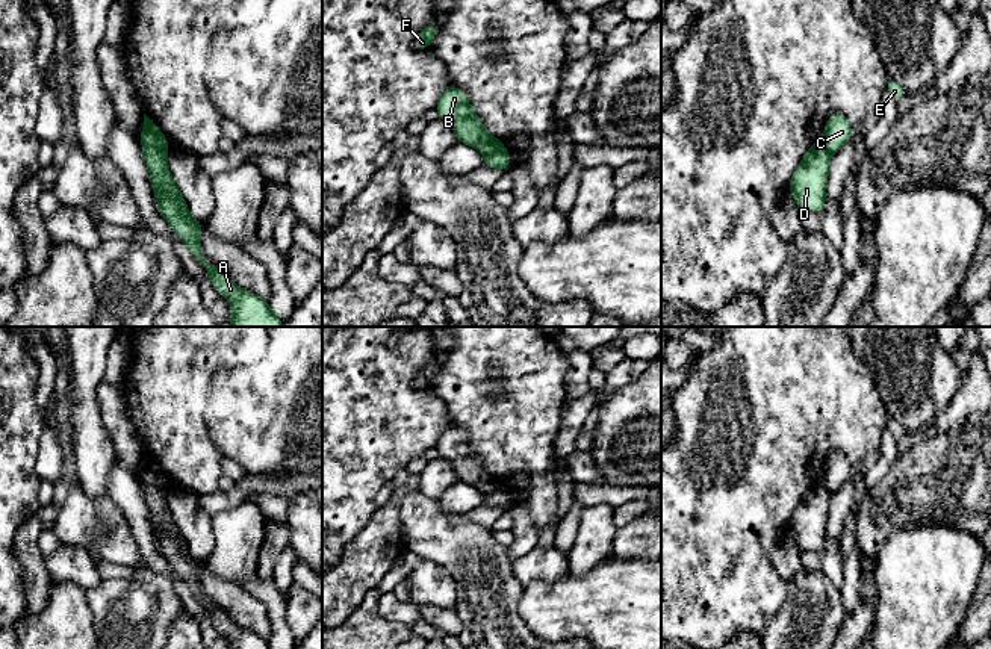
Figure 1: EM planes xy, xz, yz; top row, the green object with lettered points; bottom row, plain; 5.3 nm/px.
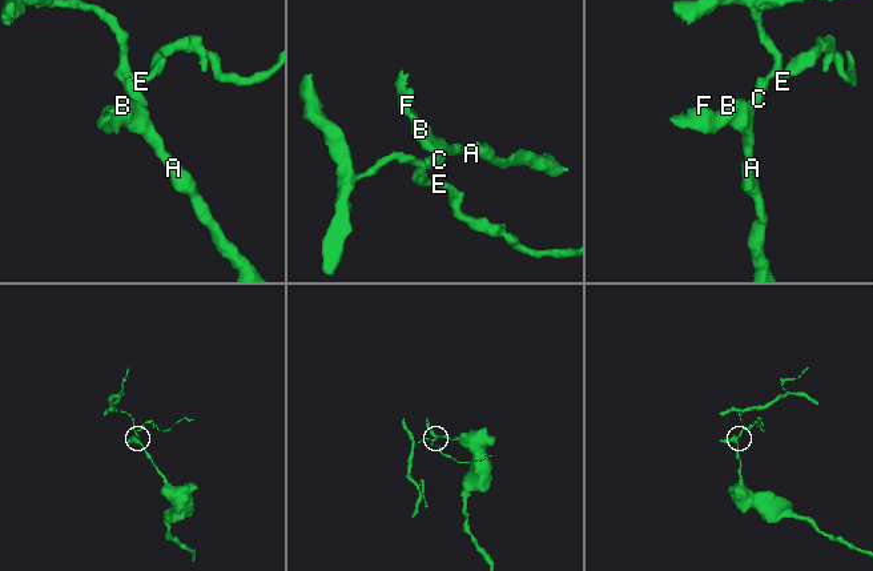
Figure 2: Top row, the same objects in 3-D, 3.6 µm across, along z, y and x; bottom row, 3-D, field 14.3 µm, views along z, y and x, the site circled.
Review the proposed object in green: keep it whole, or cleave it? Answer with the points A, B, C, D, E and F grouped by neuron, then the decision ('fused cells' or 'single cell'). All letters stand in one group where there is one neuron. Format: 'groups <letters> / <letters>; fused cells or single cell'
groups A B D F / C E; fused cells

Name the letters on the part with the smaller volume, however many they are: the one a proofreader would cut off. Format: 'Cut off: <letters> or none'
Cut off: C, E

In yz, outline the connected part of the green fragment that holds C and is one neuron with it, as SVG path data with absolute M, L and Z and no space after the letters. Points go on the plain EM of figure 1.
M835 452L828 457L826 466L823 469L823 483L826 489L834 493L847 480L852 478L853 464L843 452Z

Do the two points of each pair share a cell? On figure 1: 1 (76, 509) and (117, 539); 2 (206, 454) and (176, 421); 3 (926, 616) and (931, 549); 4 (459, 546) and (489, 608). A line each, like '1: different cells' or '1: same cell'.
1: same cell
2: same cell
3: same cell
4: same cell

